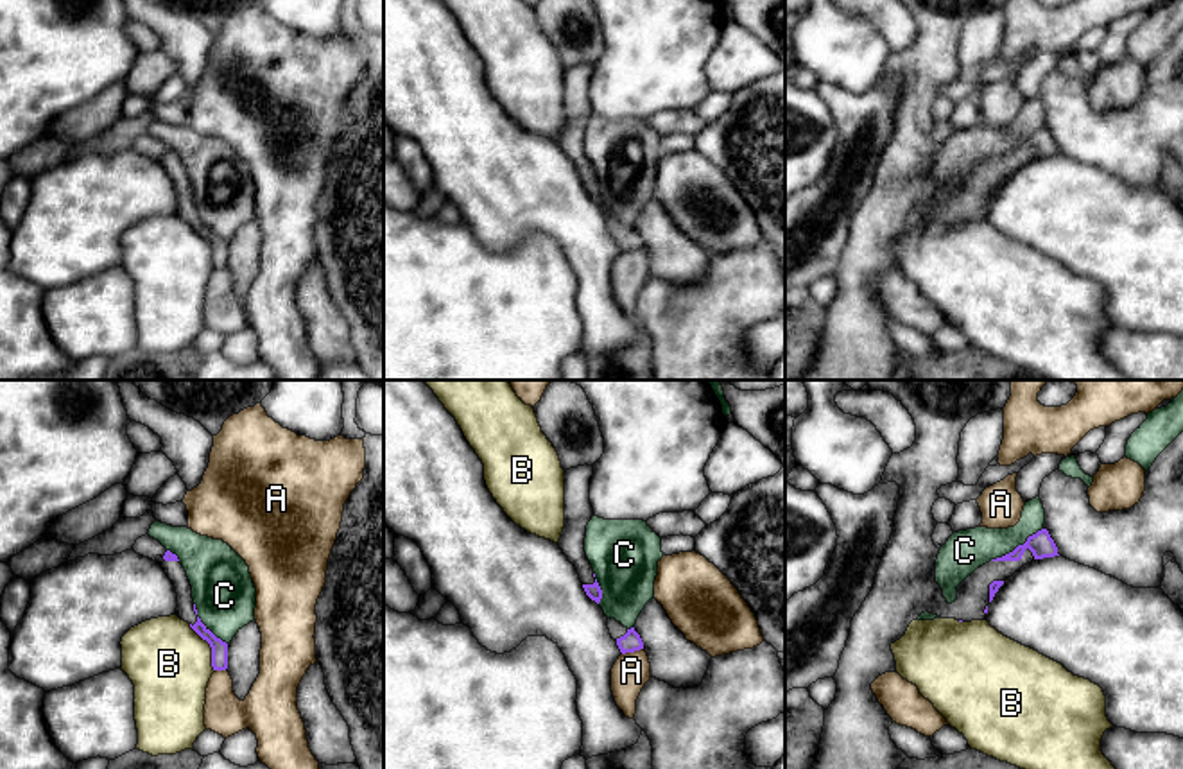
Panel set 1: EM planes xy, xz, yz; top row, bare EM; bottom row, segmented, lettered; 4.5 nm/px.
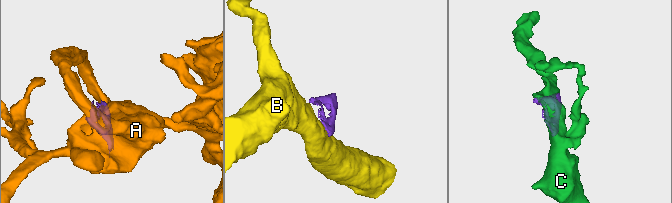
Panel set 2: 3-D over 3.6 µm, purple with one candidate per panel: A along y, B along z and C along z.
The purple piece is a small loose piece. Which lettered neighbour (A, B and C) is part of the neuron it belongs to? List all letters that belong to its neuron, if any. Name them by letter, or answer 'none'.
none

